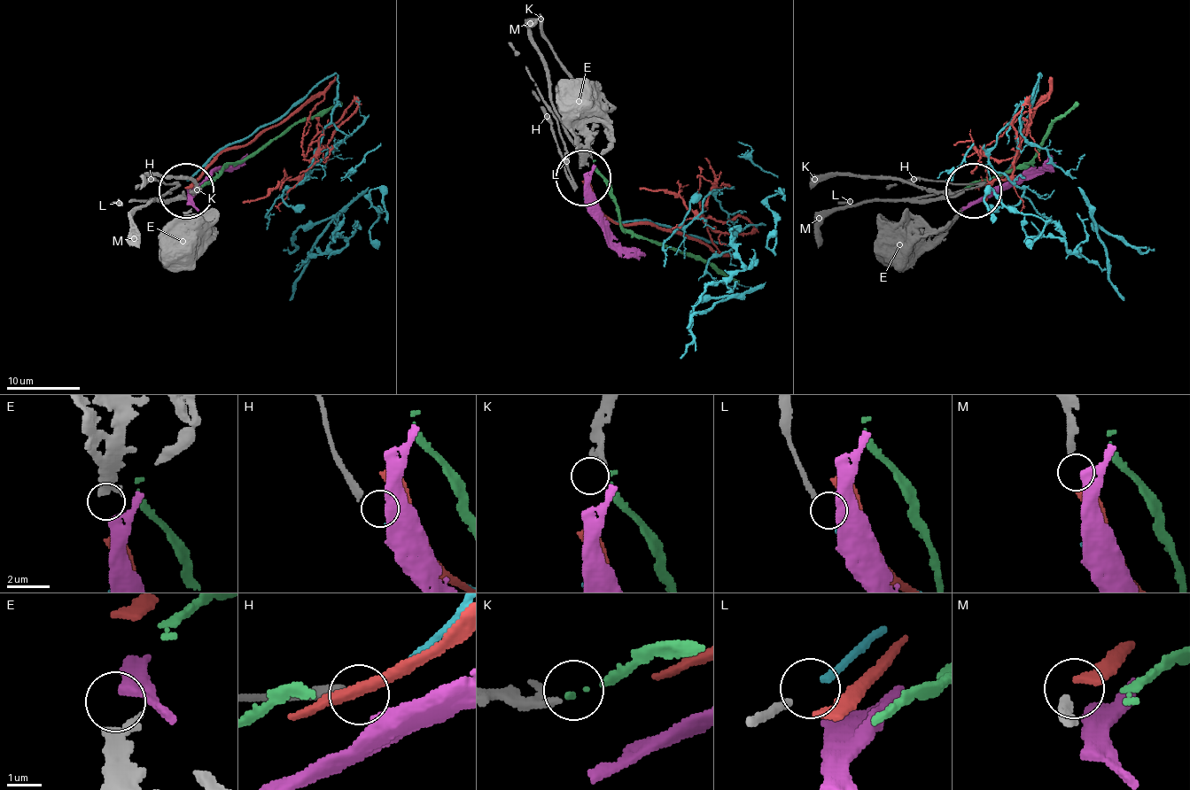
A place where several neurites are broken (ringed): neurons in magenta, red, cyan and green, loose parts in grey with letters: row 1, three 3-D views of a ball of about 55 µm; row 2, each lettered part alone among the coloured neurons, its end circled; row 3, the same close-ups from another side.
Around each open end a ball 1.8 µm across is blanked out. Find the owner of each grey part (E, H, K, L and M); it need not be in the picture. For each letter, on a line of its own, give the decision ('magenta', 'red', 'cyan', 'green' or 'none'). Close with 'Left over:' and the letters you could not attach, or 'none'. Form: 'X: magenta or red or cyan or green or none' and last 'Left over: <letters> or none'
E: magenta
H: cyan
K: green
L: none
M: red
Left over: L

